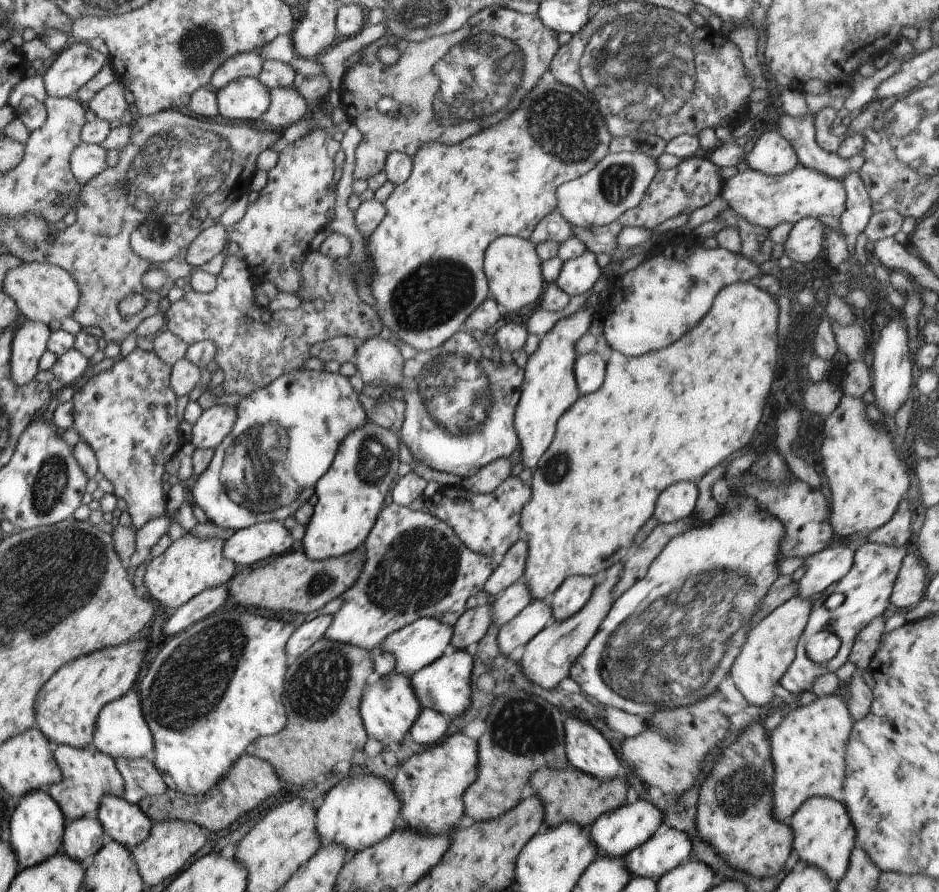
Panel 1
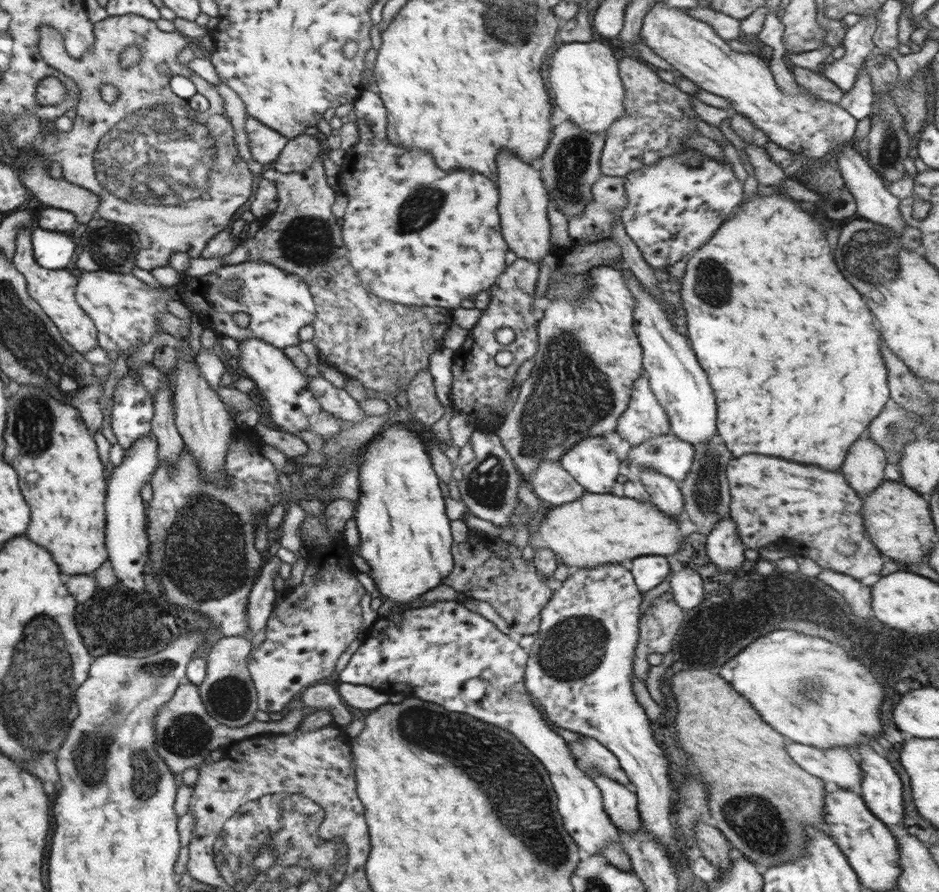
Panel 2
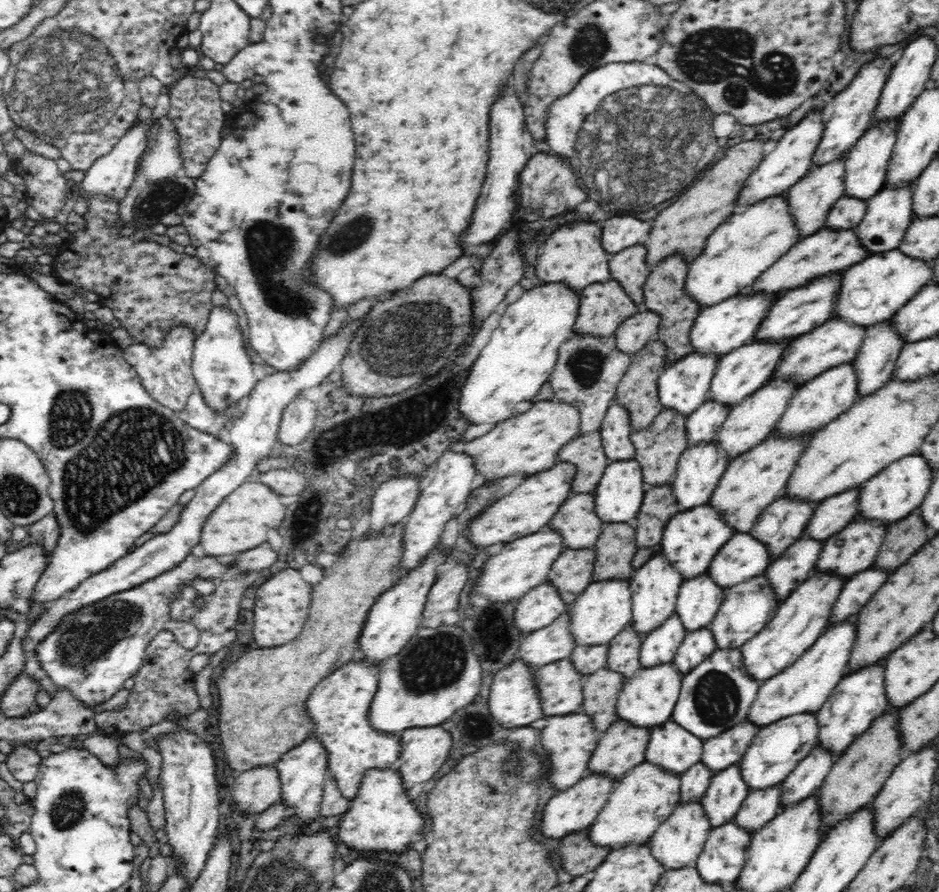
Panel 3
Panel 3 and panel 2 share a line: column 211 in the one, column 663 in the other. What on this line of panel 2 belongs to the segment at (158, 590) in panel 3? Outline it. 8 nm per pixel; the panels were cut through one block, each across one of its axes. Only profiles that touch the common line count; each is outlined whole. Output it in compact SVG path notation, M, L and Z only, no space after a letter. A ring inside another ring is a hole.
M646 555L634 558L630 572L641 593L656 588L663 580L669 577L671 570L665 555Z

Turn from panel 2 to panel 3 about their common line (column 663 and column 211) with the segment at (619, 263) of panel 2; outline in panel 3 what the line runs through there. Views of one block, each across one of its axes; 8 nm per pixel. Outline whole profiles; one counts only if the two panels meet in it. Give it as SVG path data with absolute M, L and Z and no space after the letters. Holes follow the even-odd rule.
M213 306L208 315L206 328L194 342L193 376L208 406L217 412L224 412L228 405L236 401L243 403L259 382L254 377L253 363L249 360L242 340L236 313L229 306Z

